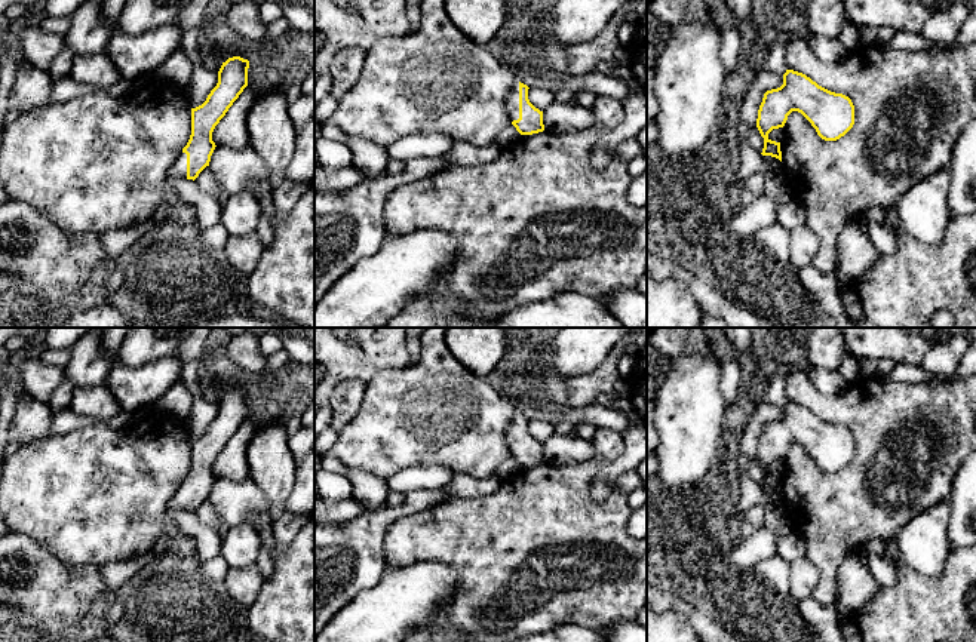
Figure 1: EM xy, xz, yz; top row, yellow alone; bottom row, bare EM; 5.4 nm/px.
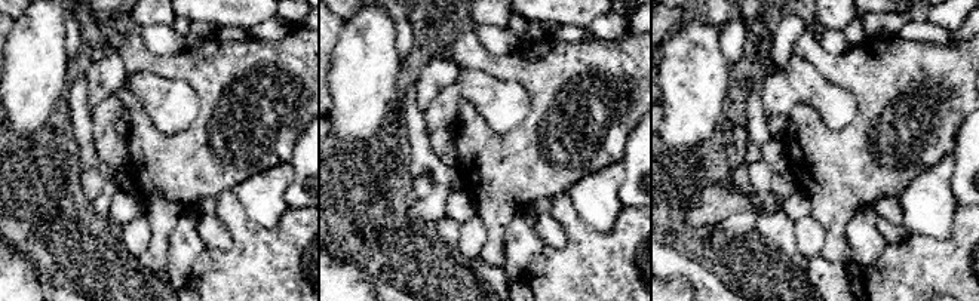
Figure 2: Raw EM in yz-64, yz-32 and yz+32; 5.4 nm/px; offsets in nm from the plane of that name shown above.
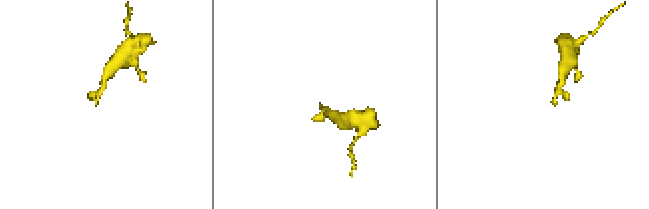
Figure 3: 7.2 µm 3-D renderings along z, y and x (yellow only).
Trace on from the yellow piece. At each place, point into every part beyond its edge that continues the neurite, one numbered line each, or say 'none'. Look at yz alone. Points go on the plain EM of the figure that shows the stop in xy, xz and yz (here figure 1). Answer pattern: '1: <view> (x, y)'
none

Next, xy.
1: xy (178, 501)

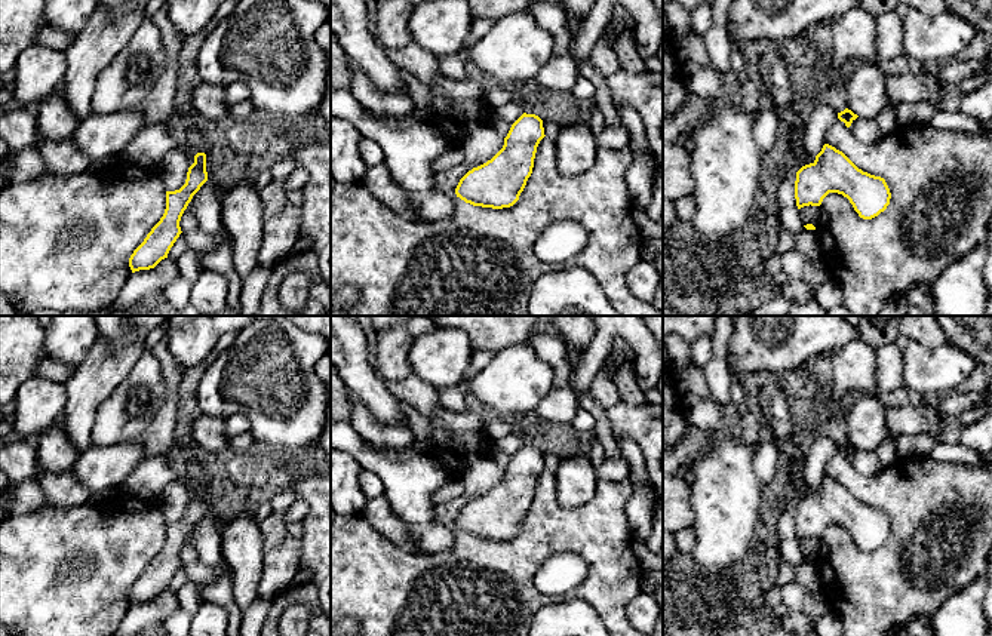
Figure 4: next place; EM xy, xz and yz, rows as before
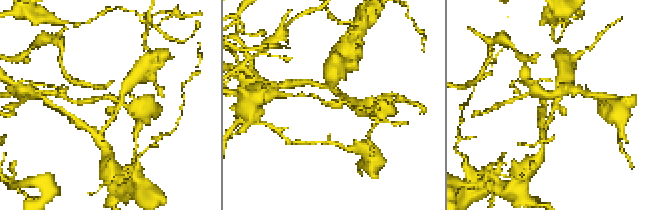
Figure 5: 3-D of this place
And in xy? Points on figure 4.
none

